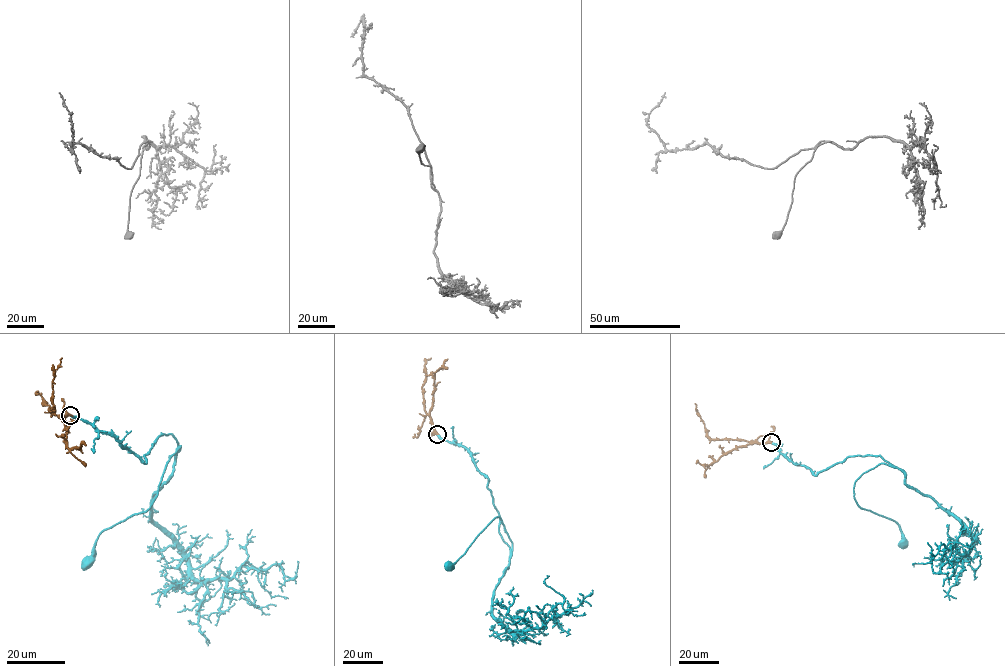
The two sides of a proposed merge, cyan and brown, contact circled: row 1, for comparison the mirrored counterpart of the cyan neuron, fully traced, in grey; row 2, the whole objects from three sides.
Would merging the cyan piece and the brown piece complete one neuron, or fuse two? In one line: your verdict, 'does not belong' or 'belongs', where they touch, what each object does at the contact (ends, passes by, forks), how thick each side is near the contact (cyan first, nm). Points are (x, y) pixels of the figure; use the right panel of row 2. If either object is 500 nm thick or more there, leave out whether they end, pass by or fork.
belongs; at (771, 442); 440 nm thick on the cyan side, 650 nm on the other

